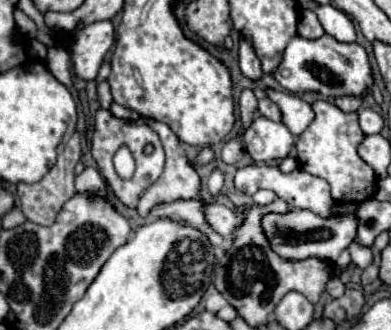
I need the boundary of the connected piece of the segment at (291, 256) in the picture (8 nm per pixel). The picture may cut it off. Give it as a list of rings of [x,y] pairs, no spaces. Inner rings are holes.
[[[338,205],[332,219],[324,219],[306,209],[290,209],[286,213],[266,213],[262,217],[262,229],[272,251],[286,261],[302,261],[308,257],[316,257],[334,263],[338,255],[356,237],[358,223],[354,219],[354,209],[356,205]]]

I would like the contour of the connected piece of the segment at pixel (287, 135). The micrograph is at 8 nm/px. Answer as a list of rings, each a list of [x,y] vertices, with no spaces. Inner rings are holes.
[[[266,117],[254,119],[252,127],[244,133],[244,145],[254,163],[270,163],[286,159],[294,147],[294,135],[284,123],[274,123]]]

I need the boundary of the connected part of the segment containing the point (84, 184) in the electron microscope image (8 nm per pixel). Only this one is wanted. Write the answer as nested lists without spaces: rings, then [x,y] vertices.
[[[86,167],[78,177],[75,178],[75,188],[77,192],[94,191],[100,195],[106,195],[106,181],[98,173],[96,167]]]

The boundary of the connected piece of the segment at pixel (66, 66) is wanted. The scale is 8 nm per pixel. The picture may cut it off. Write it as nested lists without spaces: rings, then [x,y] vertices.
[[[52,45],[50,51],[48,51],[48,69],[50,73],[60,81],[64,83],[66,87],[72,85],[72,79],[70,79],[70,57],[68,57],[68,51],[62,47],[62,45]]]

